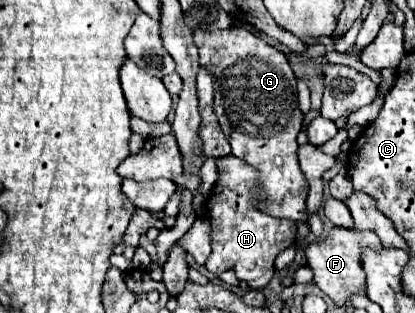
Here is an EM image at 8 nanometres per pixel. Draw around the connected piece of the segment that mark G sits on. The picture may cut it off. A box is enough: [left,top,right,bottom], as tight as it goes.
[193,27,307,221]

